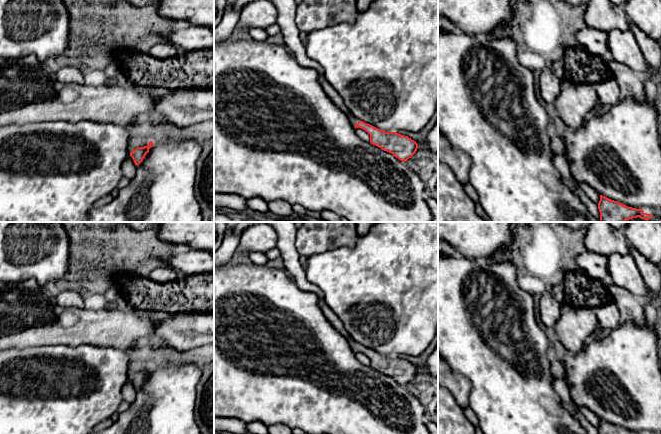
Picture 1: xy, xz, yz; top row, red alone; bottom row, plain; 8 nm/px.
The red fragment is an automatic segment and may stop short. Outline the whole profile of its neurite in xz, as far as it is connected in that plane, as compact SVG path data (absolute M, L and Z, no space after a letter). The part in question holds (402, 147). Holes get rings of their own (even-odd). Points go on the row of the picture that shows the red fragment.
M350 111L347 113L350 124L361 128L370 135L370 143L393 154L401 161L407 161L418 149L418 144L408 136L397 132L386 132L356 118Z

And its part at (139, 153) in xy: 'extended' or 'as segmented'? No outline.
extended

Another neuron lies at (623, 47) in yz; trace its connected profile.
M629 29L627 31L612 30L607 33L607 45L614 60L641 75L647 74L648 64L634 34Z

